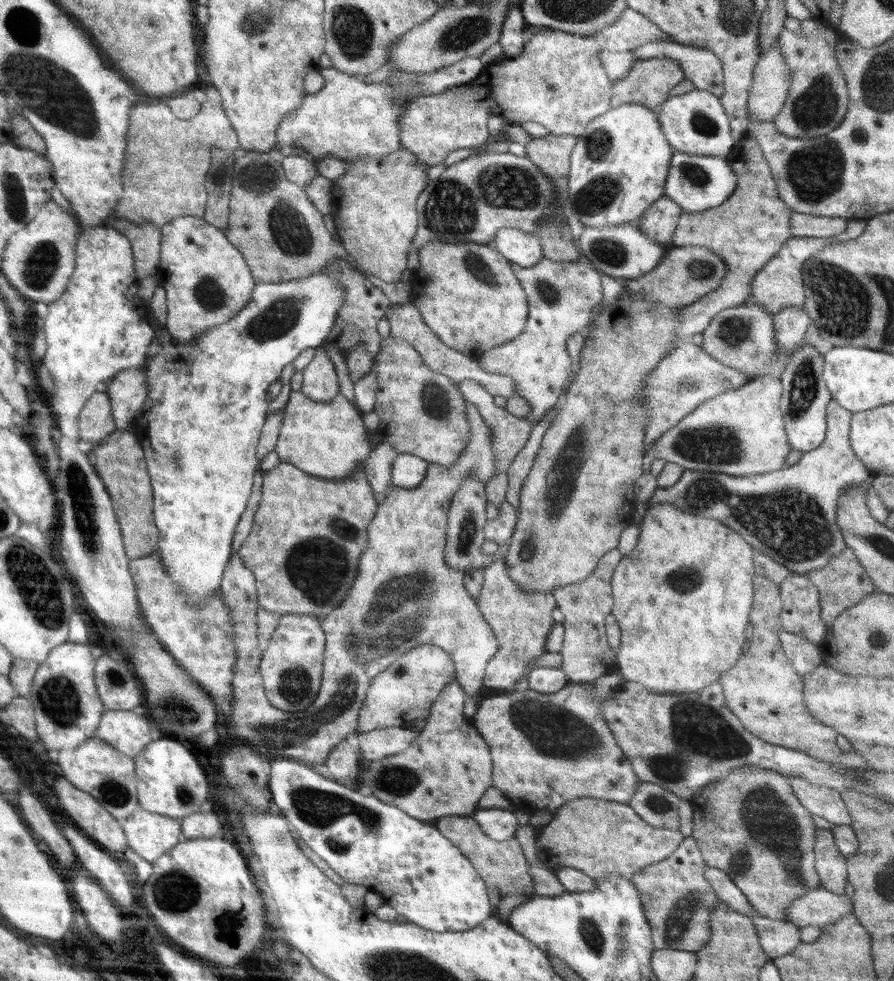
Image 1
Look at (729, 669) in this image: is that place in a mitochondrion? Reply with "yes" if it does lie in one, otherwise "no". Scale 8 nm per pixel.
no

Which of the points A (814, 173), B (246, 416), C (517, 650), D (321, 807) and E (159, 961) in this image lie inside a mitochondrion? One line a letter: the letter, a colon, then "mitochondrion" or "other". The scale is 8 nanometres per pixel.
A: mitochondrion
B: other
C: other
D: mitochondrion
E: other

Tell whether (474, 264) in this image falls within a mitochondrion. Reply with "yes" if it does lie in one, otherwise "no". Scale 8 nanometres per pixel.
yes

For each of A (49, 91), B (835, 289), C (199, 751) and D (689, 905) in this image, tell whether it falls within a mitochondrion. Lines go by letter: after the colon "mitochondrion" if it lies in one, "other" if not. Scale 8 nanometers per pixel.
A: mitochondrion
B: mitochondrion
C: other
D: mitochondrion

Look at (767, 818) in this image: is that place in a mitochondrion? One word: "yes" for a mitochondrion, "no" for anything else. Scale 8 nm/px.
yes

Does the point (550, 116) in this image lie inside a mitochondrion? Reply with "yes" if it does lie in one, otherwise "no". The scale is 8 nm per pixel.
no

